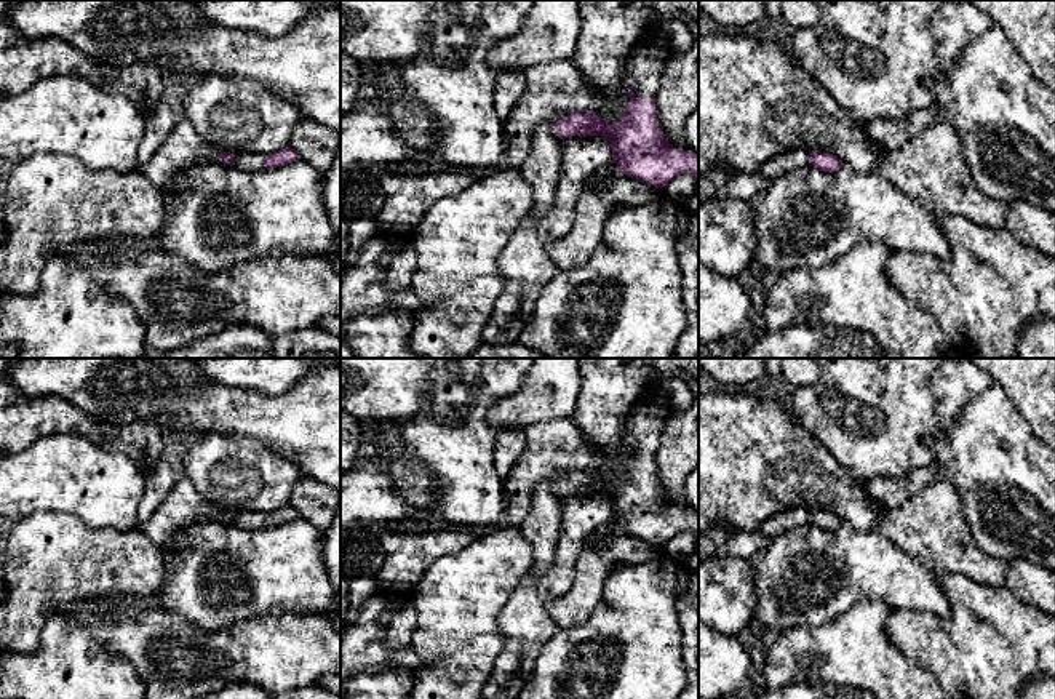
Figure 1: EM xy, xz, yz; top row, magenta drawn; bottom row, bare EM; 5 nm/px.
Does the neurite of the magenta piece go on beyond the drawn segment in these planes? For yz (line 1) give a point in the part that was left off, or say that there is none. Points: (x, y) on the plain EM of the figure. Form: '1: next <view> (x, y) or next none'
1: next yz (779, 523)

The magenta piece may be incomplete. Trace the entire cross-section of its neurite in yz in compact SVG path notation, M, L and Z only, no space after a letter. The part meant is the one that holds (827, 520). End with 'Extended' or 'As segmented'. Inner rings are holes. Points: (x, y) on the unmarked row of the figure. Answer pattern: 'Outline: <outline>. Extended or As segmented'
Outline: M794 507L774 513L759 526L759 531L770 541L794 528L801 528L809 523L825 531L834 531L842 525L842 520L836 513L828 510L822 509L807 510Z. Extended

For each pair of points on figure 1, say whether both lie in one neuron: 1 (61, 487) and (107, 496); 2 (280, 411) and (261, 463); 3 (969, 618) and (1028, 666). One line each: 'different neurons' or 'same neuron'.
1: same neuron
2: different neurons
3: same neuron

